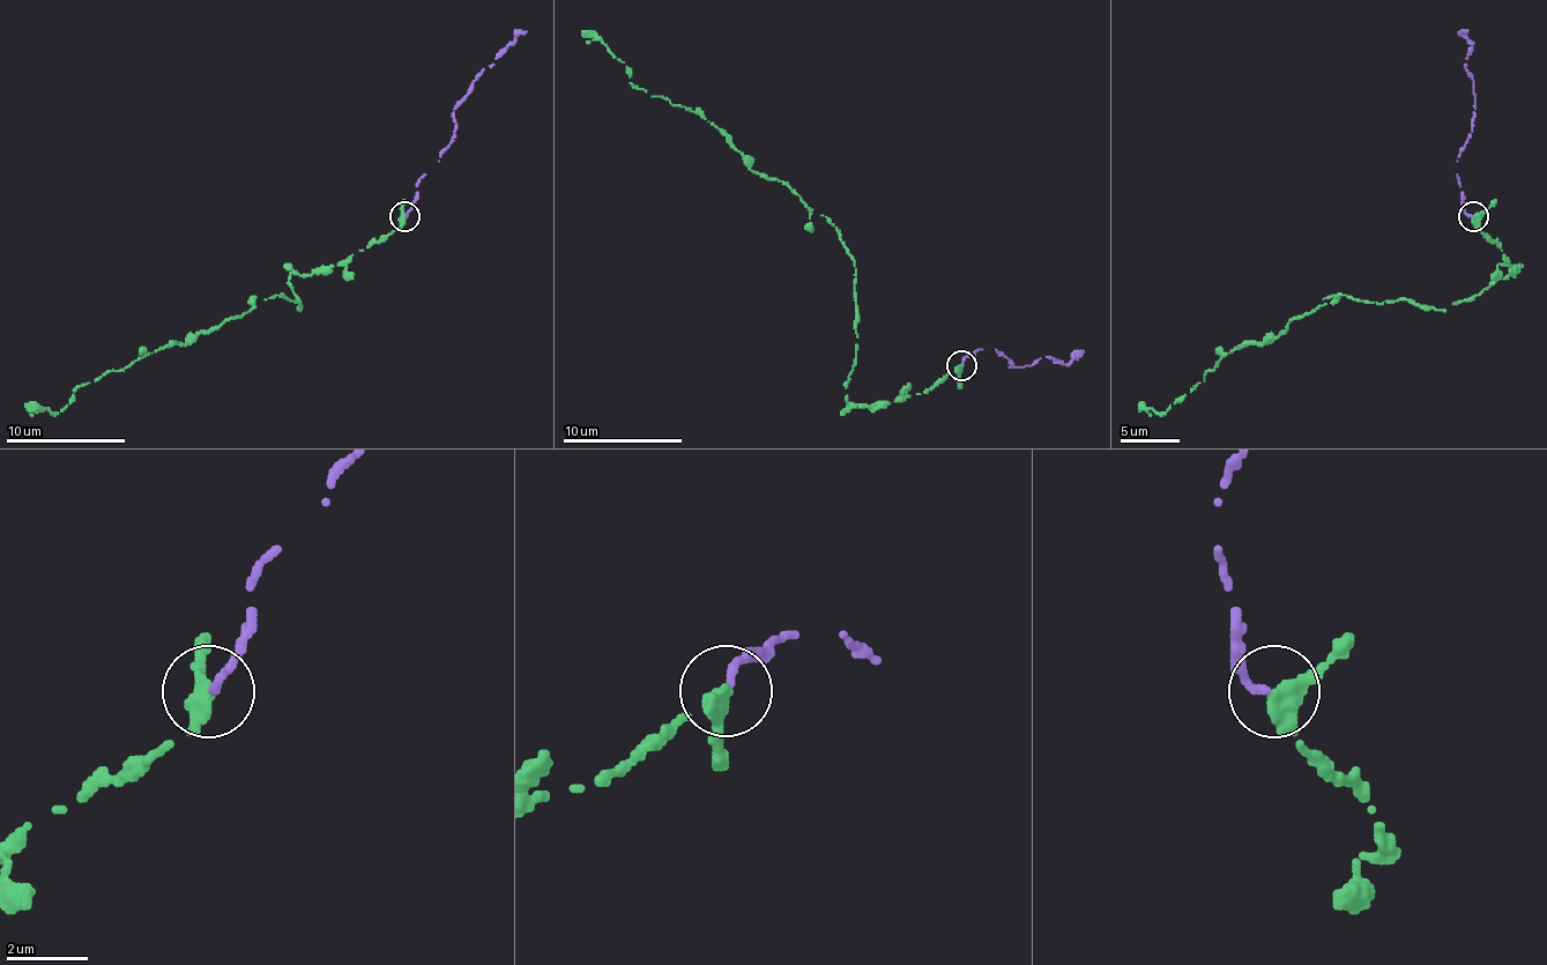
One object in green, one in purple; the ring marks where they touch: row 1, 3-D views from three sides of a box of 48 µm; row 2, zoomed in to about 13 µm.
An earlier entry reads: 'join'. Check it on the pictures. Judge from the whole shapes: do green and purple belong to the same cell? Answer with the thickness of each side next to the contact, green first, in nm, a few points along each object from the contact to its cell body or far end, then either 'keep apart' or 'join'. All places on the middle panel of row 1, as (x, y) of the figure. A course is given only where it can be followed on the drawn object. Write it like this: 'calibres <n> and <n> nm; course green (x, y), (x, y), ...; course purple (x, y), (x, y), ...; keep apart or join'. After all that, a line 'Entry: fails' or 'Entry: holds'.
calibres 500 and 200 nm; course green (960, 366), (924, 393), (854, 405), (856, 268), (839, 229), (699, 113), (637, 89), (582, 30); course purple (964, 363), (973, 351), (996, 348), (1011, 366), (1028, 366), (1047, 357), (1071, 363), (1083, 351); keep apart
Entry: fails

